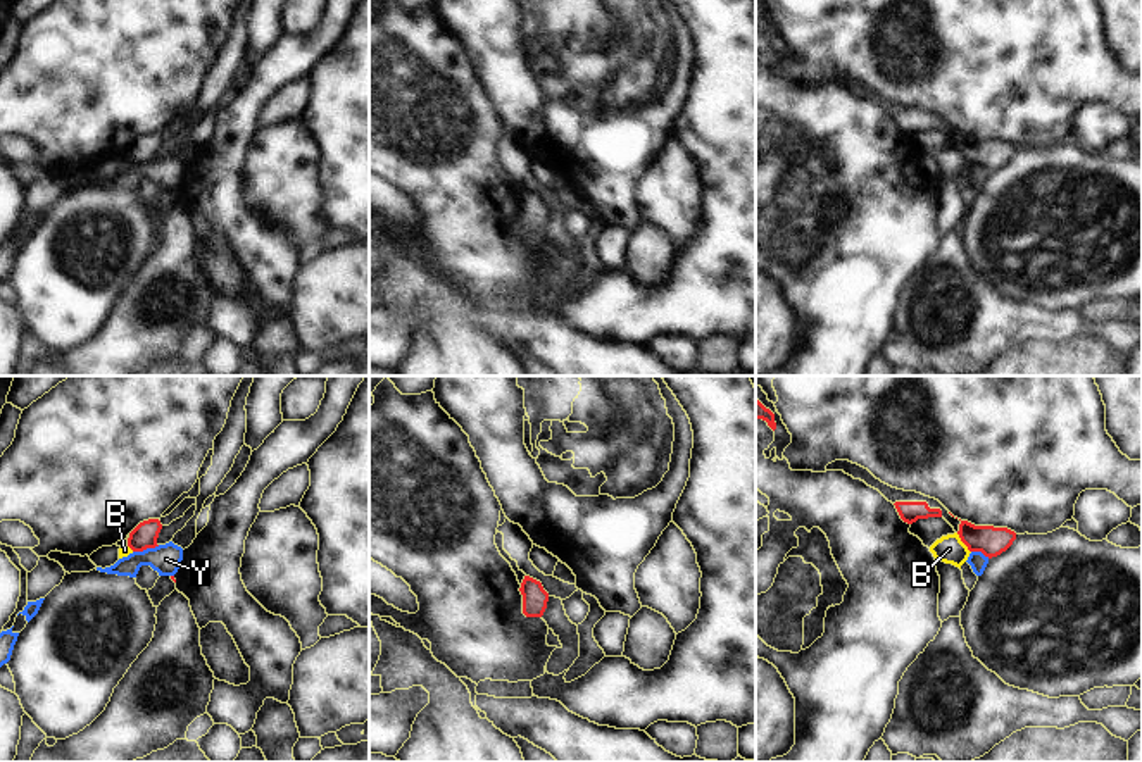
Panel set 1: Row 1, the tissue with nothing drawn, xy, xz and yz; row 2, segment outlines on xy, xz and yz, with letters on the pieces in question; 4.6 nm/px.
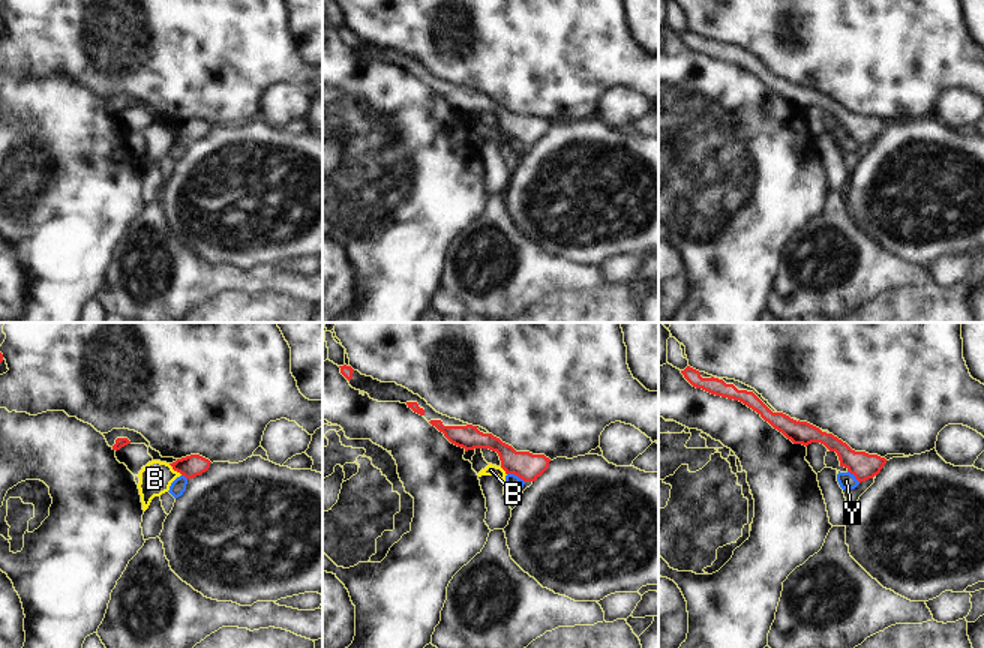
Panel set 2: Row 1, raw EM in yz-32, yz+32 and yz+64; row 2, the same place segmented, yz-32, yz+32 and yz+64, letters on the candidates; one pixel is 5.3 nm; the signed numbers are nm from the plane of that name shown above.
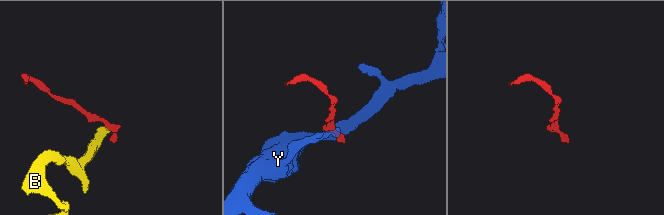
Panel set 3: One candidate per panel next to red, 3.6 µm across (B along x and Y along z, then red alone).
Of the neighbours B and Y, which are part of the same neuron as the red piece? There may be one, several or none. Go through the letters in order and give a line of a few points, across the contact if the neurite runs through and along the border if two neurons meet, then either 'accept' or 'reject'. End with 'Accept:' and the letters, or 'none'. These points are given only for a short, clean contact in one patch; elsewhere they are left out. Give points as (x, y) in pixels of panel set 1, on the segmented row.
B: yz (956, 533), (970, 552) | reject
Y: xy (159, 545), (133, 552) | reject
Accept: none

